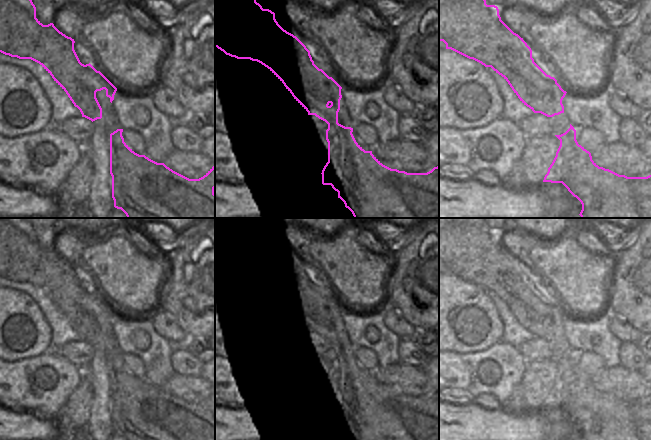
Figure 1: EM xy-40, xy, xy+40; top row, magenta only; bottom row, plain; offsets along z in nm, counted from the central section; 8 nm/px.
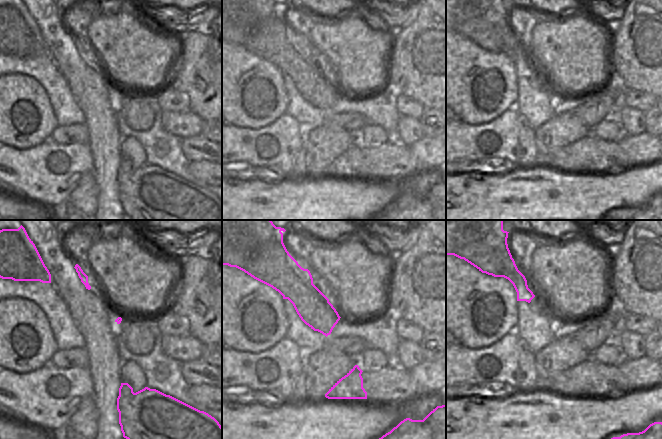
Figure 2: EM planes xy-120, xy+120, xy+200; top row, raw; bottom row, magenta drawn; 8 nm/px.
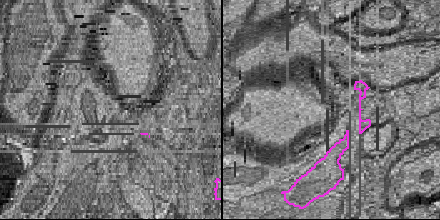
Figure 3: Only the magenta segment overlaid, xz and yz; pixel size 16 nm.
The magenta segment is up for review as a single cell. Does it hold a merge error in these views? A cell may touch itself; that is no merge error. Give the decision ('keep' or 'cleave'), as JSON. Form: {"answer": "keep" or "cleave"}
{"answer": "cleave"}

